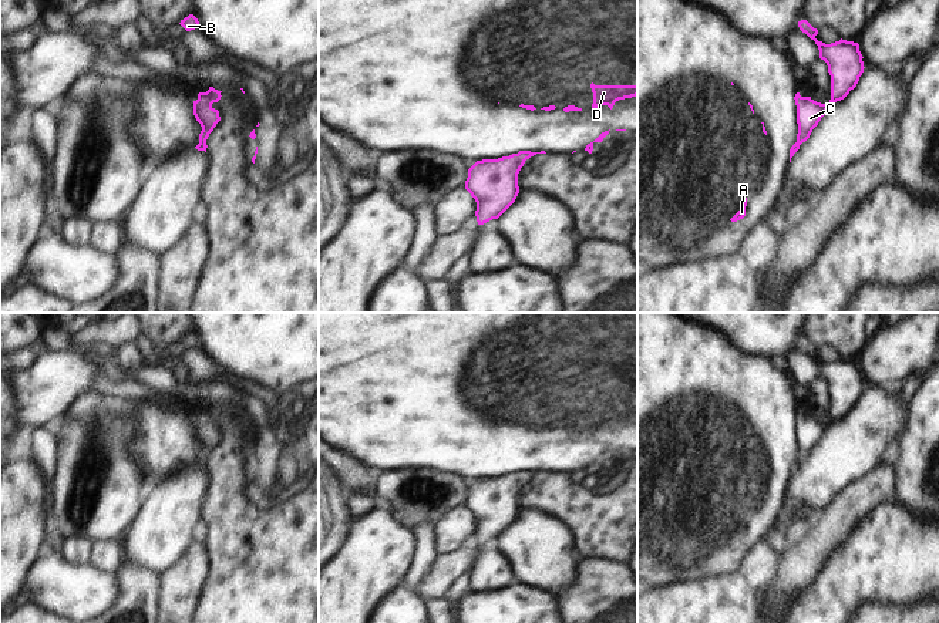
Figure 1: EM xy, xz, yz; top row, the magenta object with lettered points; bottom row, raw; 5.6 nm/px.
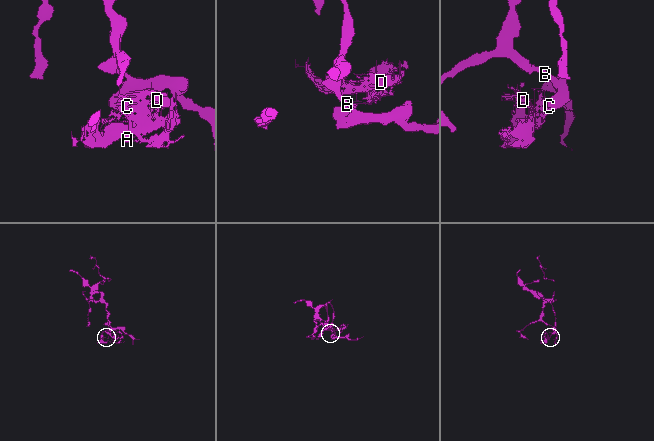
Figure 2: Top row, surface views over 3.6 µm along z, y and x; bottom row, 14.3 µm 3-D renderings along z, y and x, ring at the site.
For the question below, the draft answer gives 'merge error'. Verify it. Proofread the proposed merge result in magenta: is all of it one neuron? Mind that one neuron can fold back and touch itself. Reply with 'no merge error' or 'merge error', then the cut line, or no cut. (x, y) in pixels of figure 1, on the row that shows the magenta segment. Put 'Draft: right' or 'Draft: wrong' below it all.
merge error; cut xy (198, 98), (211, 108)
Draft: right

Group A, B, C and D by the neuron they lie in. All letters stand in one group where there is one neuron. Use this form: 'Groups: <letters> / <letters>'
Groups: A D / B C.

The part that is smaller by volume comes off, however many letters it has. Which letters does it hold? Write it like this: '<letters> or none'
A, D

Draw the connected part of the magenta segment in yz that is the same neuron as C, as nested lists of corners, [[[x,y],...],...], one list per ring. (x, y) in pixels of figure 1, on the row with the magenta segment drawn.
[[[807,20],[798,21],[798,27],[815,41],[819,58],[827,63],[831,75],[831,100],[827,104],[817,102],[811,97],[800,97],[797,100],[797,144],[801,145],[810,138],[827,110],[834,102],[844,100],[856,87],[865,67],[858,43],[841,38],[839,41],[825,44],[815,38],[818,30]]]

